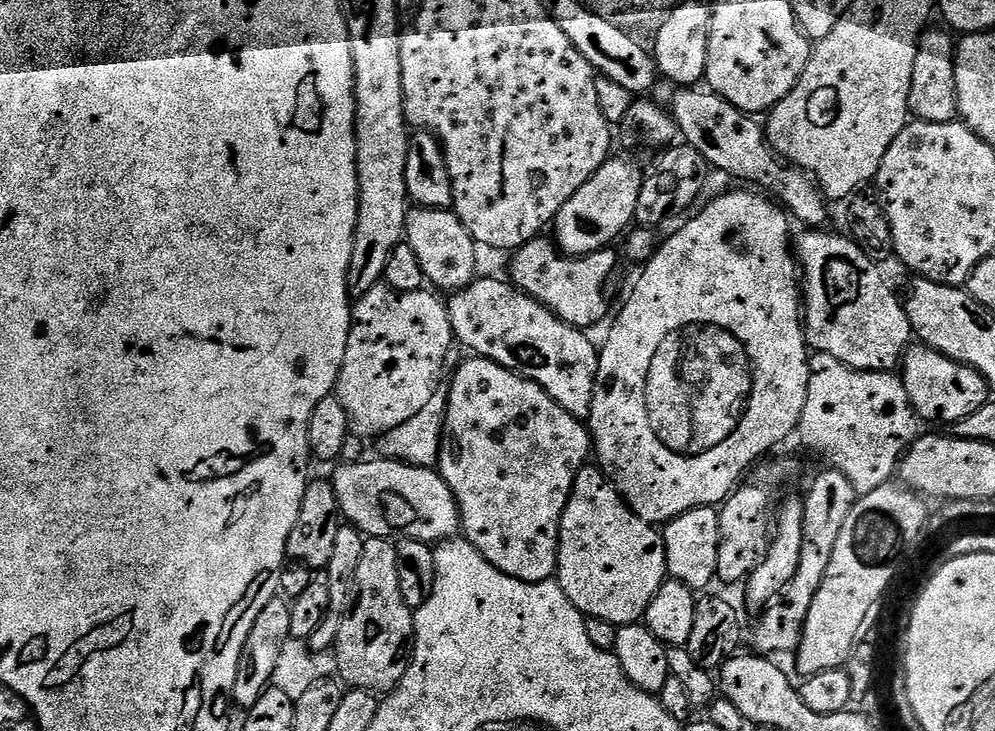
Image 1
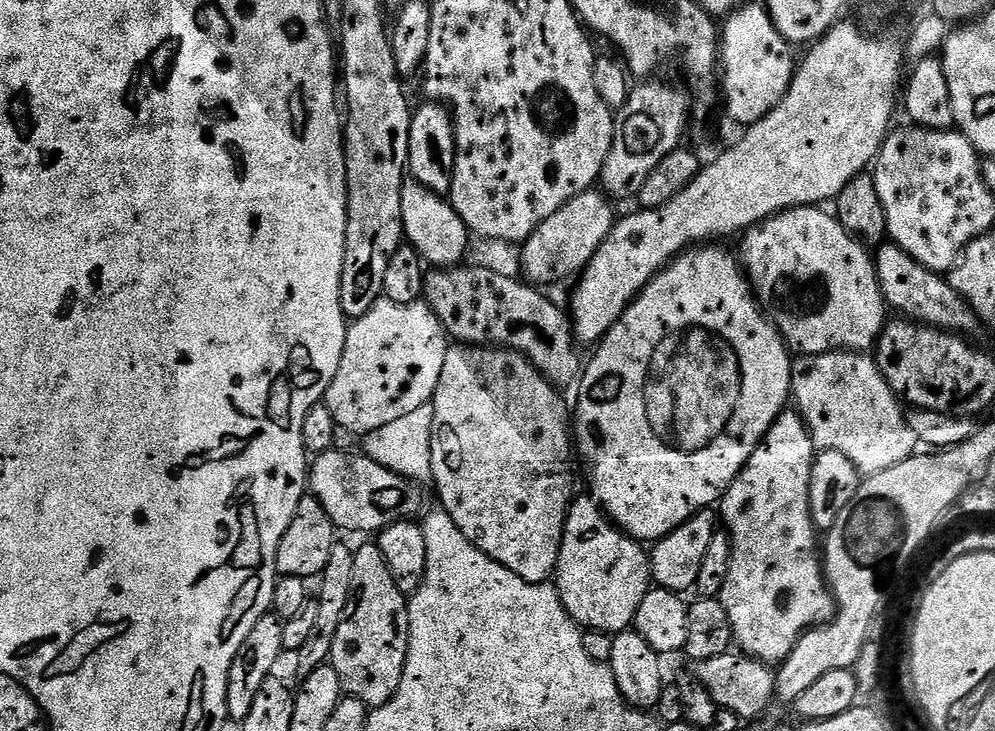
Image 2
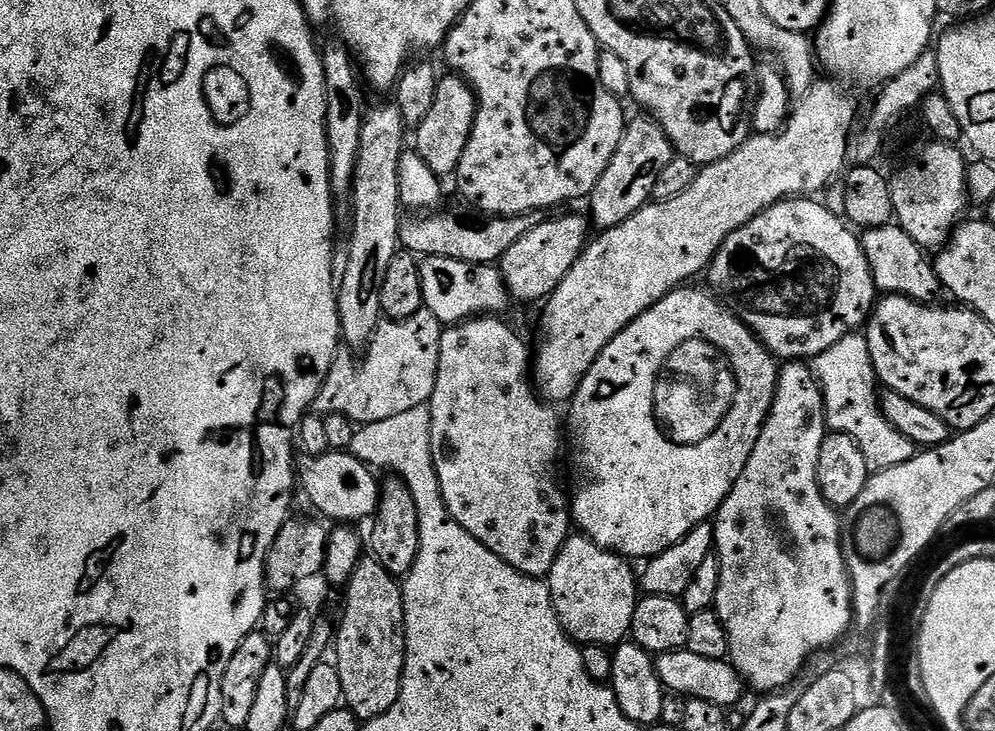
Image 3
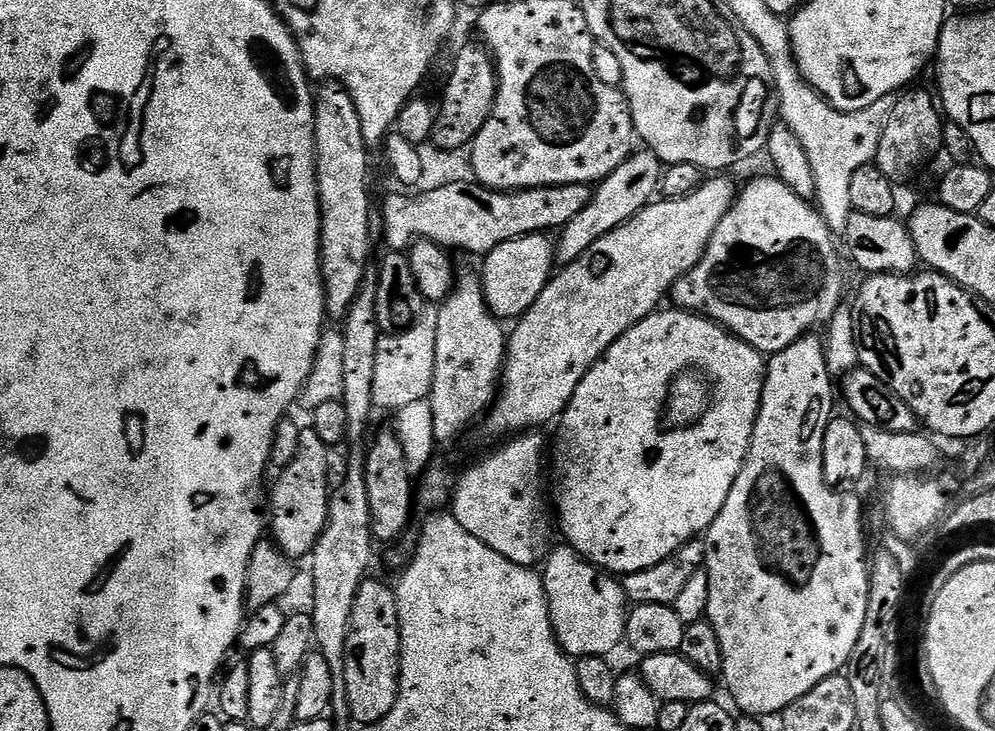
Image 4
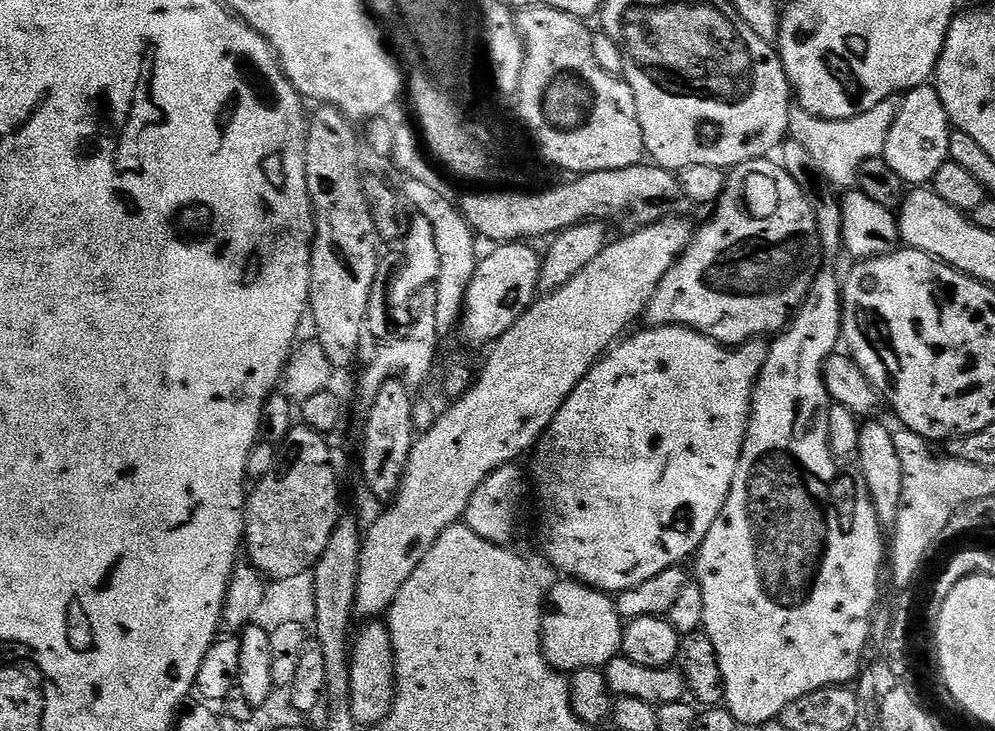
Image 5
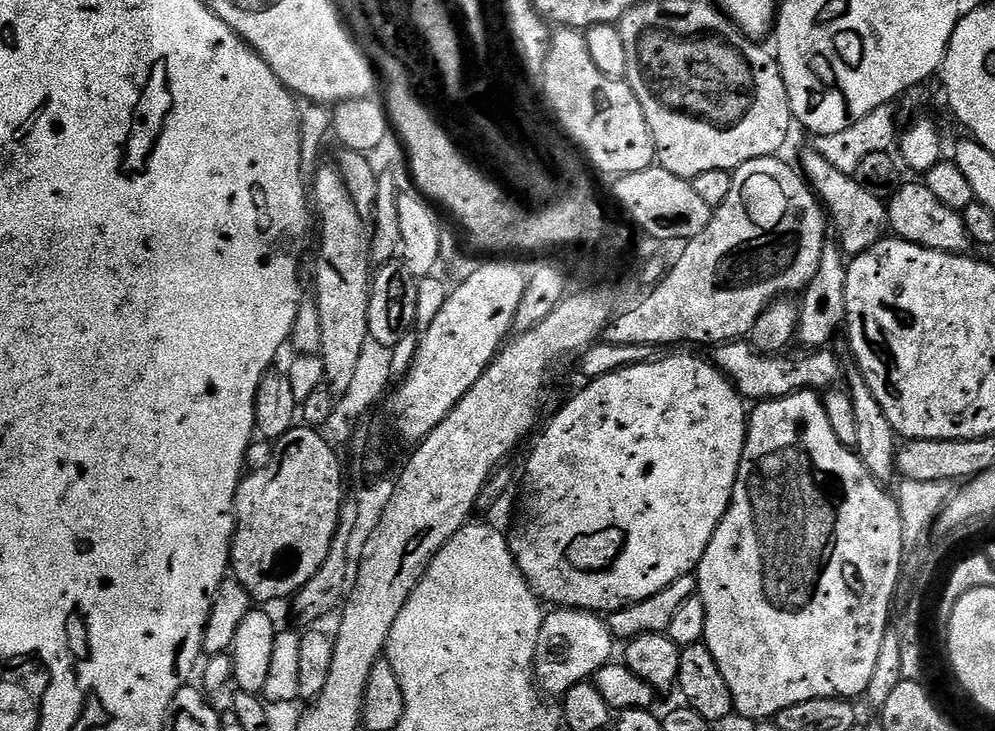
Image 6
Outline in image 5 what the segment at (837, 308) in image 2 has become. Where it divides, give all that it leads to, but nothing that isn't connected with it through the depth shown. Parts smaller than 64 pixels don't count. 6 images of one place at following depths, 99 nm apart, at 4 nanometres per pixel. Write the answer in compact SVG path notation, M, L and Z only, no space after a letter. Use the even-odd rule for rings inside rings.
M768 158L751 160L728 172L728 185L715 205L712 224L698 228L688 249L654 290L646 309L649 325L692 328L721 346L739 346L752 339L772 338L788 327L820 273L822 253L818 226L804 189L786 174L783 166L770 161Z

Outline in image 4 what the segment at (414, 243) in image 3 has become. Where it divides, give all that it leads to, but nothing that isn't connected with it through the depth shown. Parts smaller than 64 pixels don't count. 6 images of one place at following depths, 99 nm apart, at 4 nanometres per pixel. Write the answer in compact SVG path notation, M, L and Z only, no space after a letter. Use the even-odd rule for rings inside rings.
M456 182L415 195L390 194L382 204L382 232L389 251L404 252L417 240L429 240L445 250L457 248L483 258L502 242L548 234L551 228L564 229L591 202L593 189L586 184L571 184L498 192L483 184Z

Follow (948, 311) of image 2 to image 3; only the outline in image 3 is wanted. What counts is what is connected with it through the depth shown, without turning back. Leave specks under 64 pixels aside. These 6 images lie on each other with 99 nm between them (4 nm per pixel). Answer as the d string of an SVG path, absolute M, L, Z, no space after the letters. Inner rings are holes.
M895 223L877 228L869 228L860 236L860 244L864 247L866 262L872 271L872 277L881 293L894 296L909 296L912 300L932 302L937 299L936 291L942 285L936 277L936 270L931 259L926 257L925 249L919 248Z

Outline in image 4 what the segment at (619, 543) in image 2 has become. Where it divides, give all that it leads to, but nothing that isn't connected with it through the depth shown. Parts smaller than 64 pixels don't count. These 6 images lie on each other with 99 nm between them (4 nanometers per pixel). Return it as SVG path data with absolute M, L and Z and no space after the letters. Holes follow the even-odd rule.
M553 547L542 564L542 579L546 598L548 599L548 613L556 640L560 649L573 658L581 656L611 657L611 652L625 639L624 631L628 625L629 602L624 596L624 585L613 573L605 572L583 556L578 555L572 548Z

